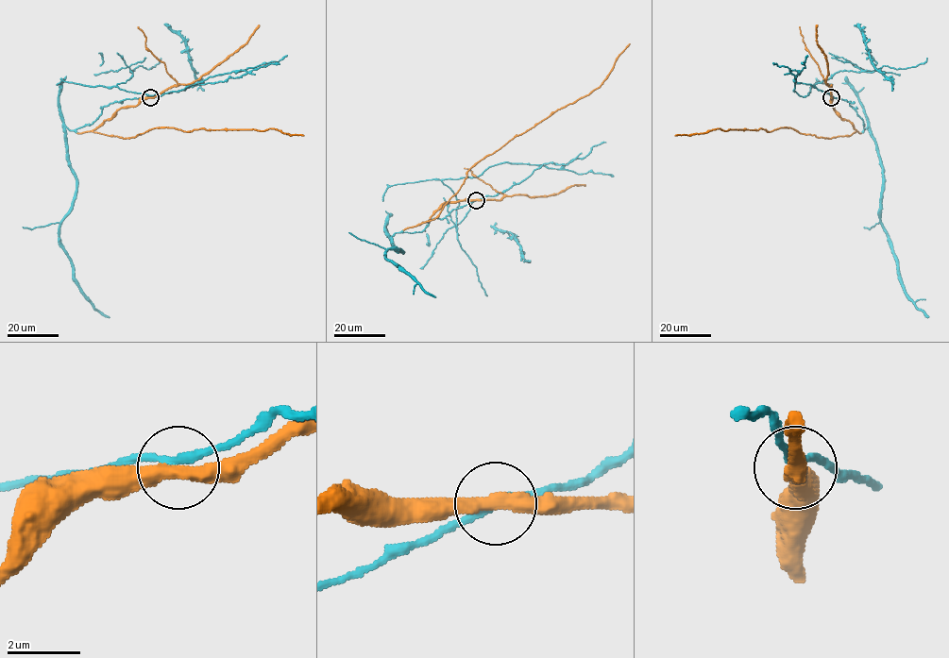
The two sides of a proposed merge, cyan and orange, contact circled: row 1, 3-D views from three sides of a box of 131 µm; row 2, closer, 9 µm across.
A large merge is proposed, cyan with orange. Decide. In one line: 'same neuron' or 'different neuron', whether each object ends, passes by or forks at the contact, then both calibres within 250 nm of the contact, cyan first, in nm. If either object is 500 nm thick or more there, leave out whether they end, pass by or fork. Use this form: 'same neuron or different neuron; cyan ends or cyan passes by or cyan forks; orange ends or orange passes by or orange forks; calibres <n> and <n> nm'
same neuron; cyan passes by; orange passes by; calibres 190 and 400 nm

